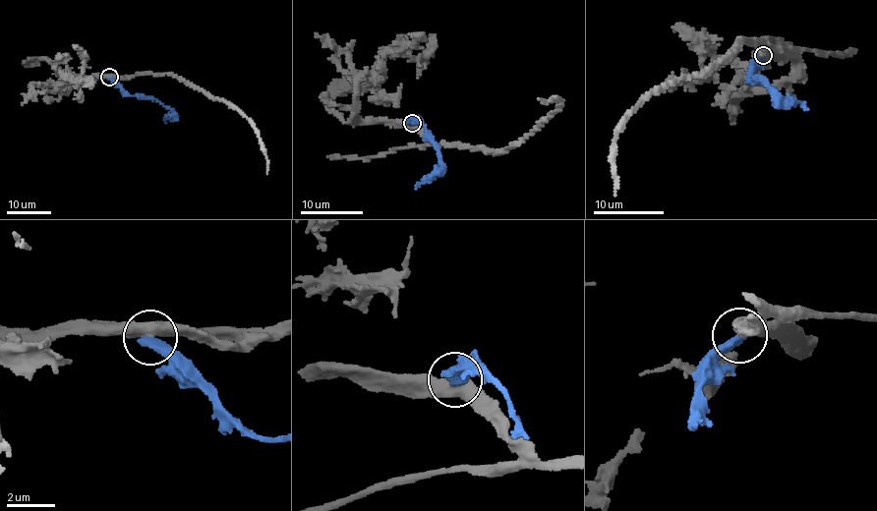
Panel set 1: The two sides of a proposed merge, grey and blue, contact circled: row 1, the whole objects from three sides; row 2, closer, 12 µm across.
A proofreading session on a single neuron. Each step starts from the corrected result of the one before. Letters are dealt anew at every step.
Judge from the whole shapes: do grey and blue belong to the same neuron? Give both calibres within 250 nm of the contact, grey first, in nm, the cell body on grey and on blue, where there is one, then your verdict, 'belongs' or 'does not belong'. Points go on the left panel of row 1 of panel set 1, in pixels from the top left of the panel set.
calibres 500 and 480 nm; soma grey none; soma blue none; does not belong

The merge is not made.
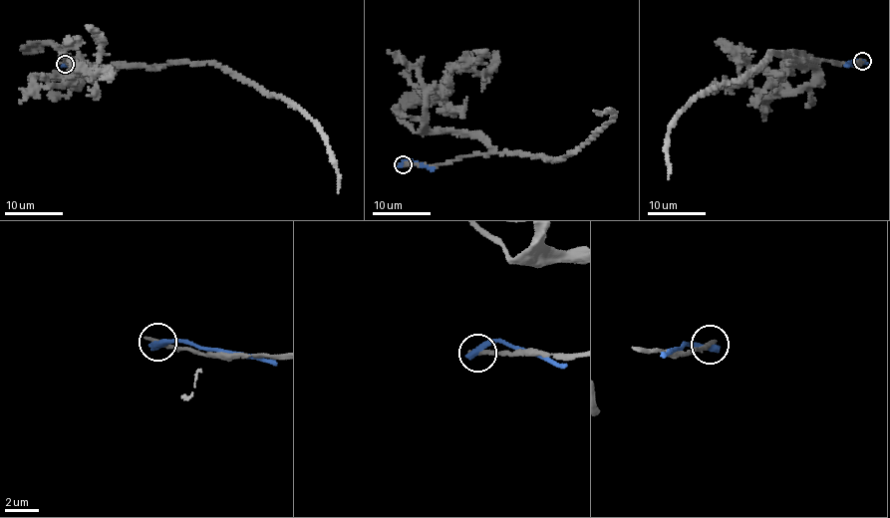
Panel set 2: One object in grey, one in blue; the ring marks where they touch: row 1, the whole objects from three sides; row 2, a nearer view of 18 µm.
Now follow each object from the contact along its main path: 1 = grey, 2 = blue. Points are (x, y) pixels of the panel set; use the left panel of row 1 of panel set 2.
1: (65, 65), (104, 69), (188, 61), (223, 66), (287, 99), (315, 123), (338, 173), (337, 192)
2: (65, 65), (74, 64), (106, 73)

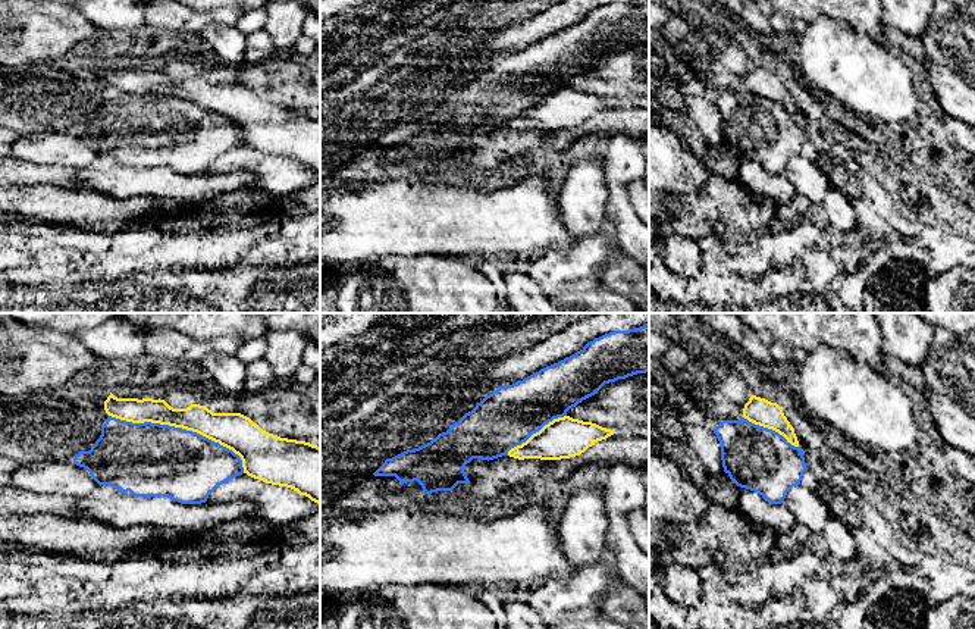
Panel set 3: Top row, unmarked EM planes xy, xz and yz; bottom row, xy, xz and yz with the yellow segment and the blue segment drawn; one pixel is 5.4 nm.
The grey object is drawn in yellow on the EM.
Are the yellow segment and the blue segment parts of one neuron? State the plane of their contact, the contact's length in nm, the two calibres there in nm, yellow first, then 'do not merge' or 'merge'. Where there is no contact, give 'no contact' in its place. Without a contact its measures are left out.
contact in xy; length 800 nm; calibres 180 and 400 nm; do not merge

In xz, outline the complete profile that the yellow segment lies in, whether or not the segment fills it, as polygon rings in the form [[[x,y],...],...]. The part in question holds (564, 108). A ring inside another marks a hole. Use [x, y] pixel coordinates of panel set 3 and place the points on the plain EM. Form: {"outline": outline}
{"outline": [[[570,87],[558,88],[533,104],[526,113],[508,122],[510,128],[561,131],[580,126],[595,113],[606,110],[617,103],[592,93]]]}

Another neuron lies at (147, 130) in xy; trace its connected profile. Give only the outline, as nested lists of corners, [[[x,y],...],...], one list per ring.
[[[112,87],[101,96],[101,106],[91,121],[79,122],[73,134],[87,140],[100,157],[110,156],[134,168],[167,168],[181,175],[206,173],[219,156],[244,144],[238,125],[197,103]]]

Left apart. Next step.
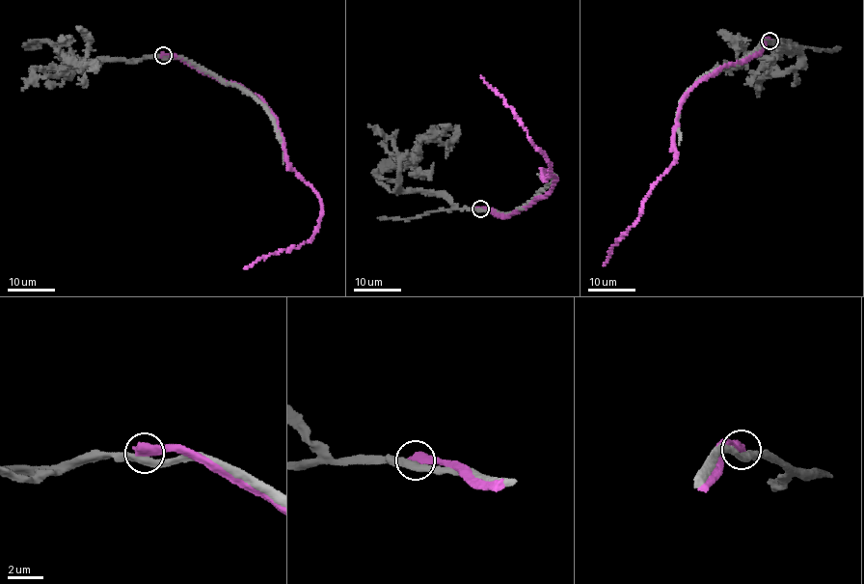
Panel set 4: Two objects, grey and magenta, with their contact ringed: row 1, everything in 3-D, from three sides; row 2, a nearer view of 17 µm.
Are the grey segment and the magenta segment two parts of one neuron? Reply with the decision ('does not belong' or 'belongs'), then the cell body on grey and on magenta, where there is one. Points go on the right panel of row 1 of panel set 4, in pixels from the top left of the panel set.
does not belong; soma grey none; soma magenta none

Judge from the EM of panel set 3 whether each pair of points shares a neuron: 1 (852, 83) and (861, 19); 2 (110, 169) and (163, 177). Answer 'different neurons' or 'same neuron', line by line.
1: different neurons
2: same neuron

